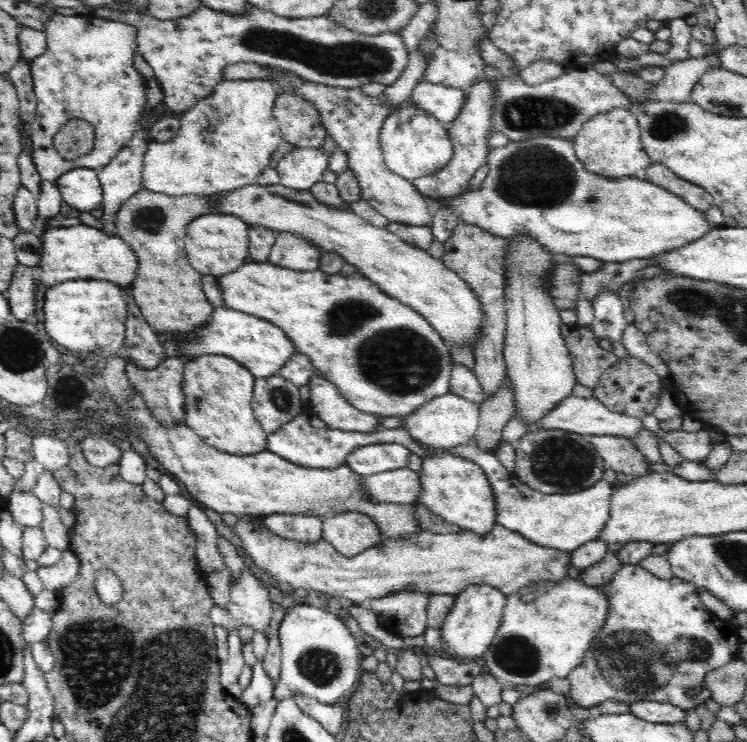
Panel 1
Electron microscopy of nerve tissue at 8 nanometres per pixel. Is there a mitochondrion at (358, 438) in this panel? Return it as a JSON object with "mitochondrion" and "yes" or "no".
{"mitochondrion":"no"}

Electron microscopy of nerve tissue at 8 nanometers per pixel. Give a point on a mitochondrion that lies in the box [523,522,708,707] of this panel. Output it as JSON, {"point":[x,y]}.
{"point":[626,679]}

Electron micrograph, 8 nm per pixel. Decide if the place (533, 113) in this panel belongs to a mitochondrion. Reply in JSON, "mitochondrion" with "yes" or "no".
{"mitochondrion":"yes"}

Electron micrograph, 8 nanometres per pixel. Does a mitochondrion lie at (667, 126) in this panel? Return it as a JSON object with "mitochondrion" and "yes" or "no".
{"mitochondrion":"yes"}

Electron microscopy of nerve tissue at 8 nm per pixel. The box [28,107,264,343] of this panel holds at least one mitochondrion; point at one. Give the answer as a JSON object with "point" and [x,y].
{"point":[151,220]}

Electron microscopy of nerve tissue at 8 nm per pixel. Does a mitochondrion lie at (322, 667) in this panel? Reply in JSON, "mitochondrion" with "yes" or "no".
{"mitochondrion":"yes"}

